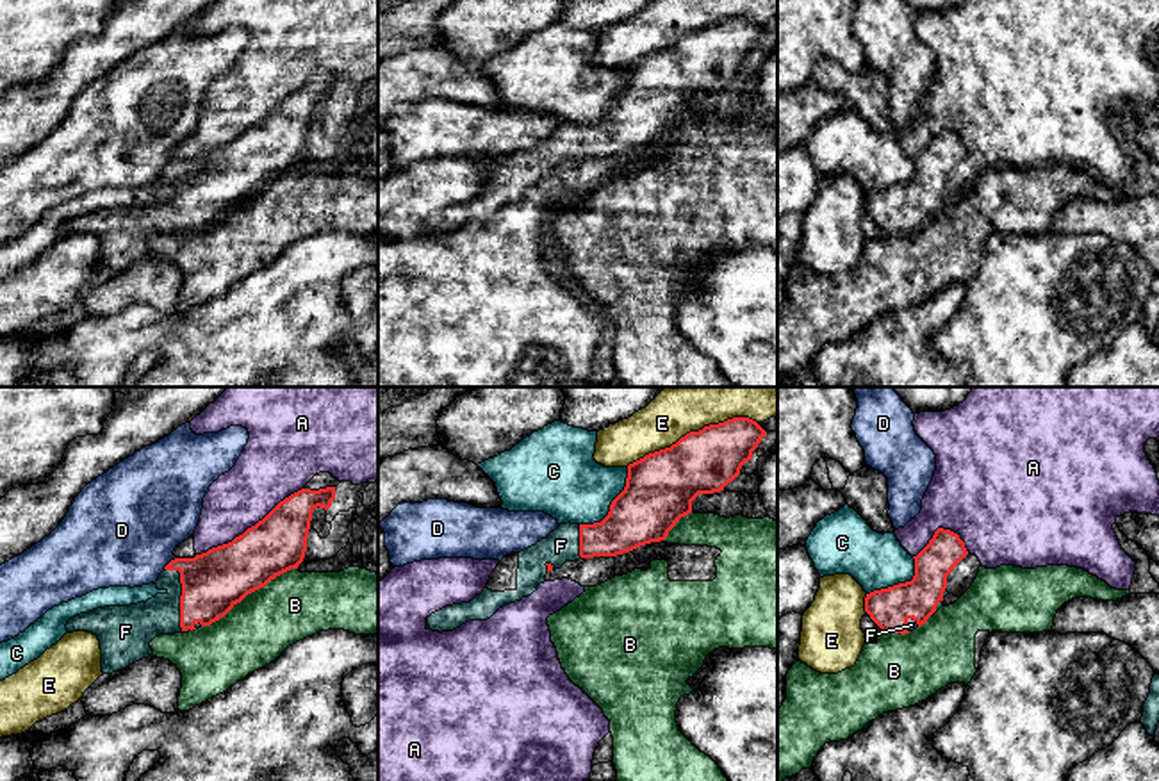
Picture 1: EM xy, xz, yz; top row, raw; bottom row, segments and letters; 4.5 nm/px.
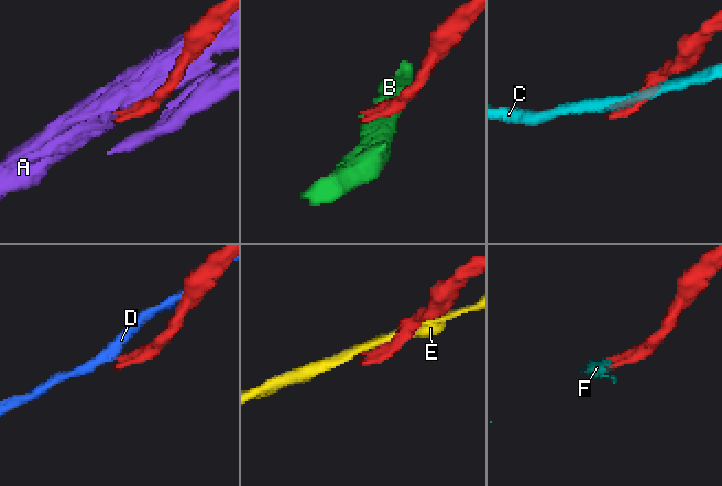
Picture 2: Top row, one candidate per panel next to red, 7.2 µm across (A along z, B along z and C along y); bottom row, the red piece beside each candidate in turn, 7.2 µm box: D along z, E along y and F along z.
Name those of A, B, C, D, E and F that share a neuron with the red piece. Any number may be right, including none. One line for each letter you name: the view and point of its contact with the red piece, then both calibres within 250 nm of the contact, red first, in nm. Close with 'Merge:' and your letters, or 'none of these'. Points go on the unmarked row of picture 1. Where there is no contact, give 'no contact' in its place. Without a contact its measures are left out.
F: contact xy (180, 198); calibres 280 and 200 nm
Merge: F

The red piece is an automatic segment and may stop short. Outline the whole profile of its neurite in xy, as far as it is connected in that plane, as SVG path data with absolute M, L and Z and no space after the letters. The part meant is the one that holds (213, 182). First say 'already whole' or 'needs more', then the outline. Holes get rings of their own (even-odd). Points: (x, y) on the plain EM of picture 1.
needs more | M335 87L301 89L232 143L194 159L171 160L155 182L160 193L146 203L80 214L66 230L98 237L103 275L153 257L150 243L155 237L210 226L248 194L298 169L312 112L317 107L328 111L333 100Z

